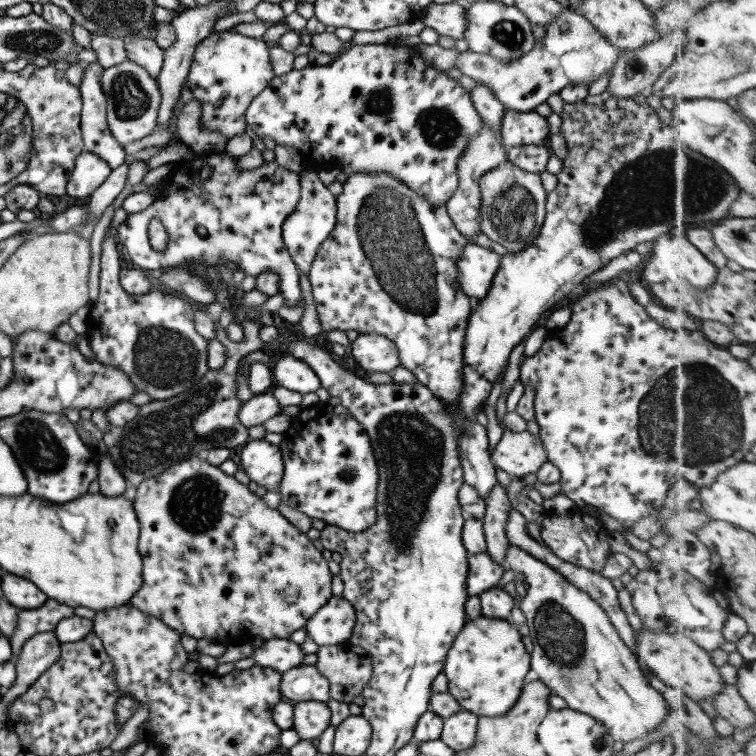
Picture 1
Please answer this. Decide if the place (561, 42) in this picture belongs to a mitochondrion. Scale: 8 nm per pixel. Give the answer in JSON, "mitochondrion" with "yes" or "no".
{"mitochondrion":"no"}

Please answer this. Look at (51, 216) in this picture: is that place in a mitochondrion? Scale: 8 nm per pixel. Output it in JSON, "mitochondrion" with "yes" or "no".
{"mitochondrion":"no"}

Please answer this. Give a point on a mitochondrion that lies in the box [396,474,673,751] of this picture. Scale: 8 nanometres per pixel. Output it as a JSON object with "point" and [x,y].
{"point":[561,635]}

